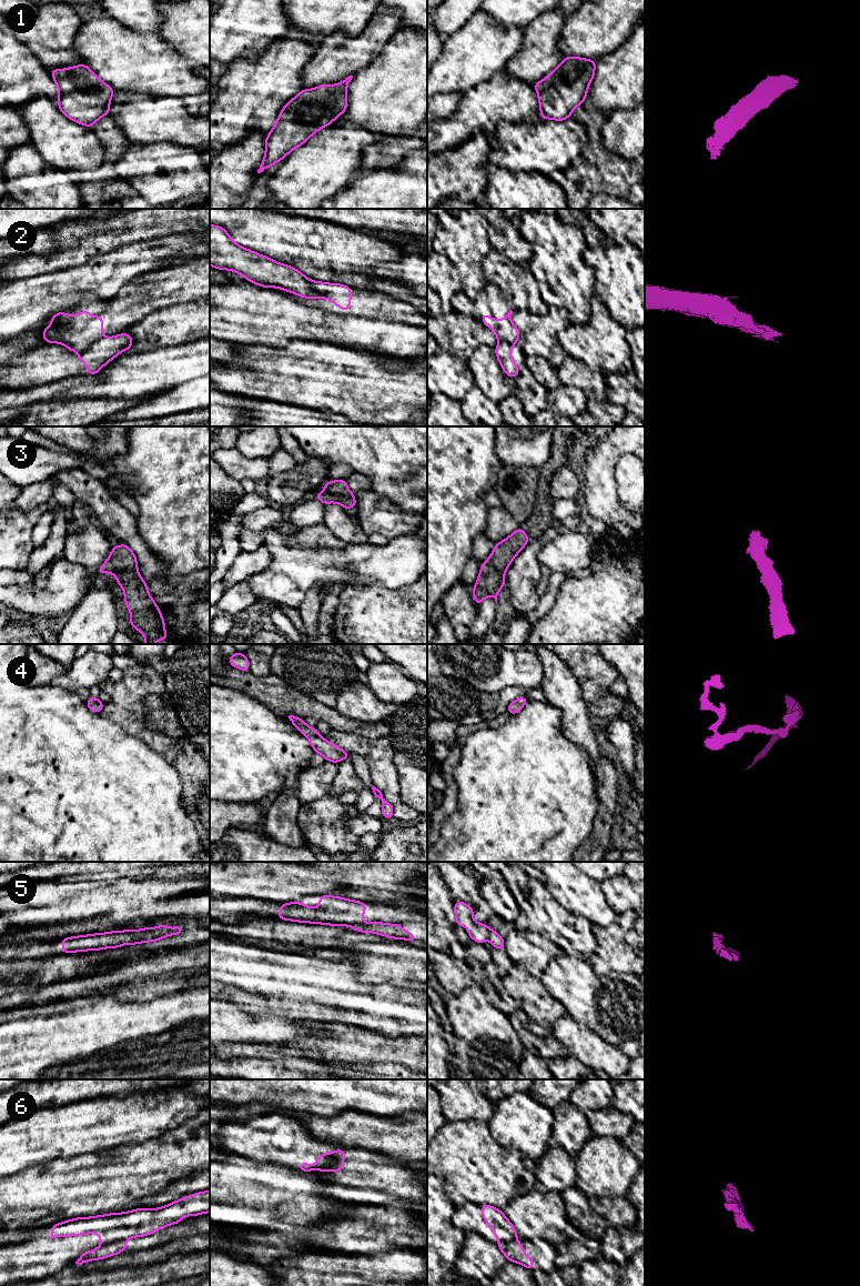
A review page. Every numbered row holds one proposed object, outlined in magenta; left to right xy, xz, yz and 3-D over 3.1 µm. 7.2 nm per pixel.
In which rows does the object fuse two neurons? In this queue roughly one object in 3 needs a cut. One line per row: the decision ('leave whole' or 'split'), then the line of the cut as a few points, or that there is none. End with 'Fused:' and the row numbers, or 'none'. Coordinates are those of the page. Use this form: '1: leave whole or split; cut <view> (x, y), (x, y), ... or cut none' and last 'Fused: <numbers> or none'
1: leave whole; cut none
2: split; cut xy (103, 338), (80, 352)
3: leave whole; cut none
4: leave whole; cut none
5: split; cut xy (152, 928), (139, 931), (130, 943)
6: split; cut xz (339, 1149), (333, 1155), (332, 1161), (319, 1168)
Fused: 2, 5, 6

